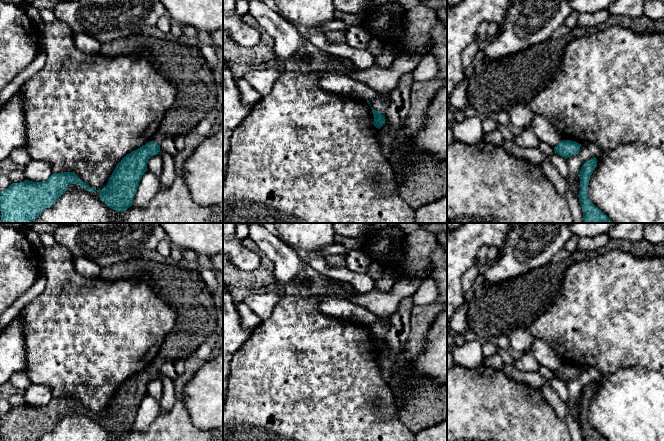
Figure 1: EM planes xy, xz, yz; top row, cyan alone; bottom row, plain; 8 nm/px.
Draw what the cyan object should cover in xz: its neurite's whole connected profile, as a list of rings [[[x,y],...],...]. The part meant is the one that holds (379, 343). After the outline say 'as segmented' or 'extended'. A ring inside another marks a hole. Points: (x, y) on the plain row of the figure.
[[[372,331],[371,333],[374,341],[373,348],[376,352],[380,353],[386,345],[385,340],[380,336],[376,335],[375,333],[373,333]]] | as segmented

